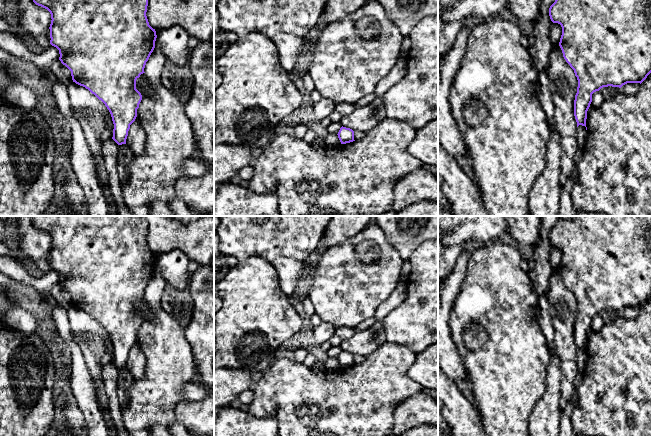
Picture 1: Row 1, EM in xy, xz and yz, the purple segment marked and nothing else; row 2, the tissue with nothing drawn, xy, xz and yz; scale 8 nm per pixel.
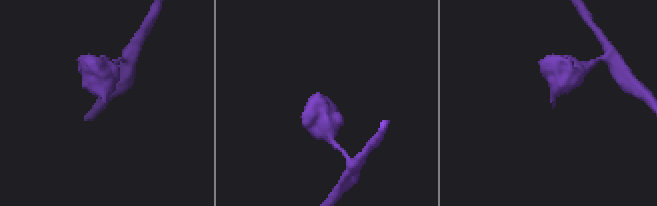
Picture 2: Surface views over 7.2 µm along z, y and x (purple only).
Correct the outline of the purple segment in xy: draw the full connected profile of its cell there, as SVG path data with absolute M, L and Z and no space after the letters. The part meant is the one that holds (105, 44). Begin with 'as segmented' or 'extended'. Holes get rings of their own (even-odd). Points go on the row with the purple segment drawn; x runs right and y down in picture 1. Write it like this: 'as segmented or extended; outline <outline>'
as segmented; outline M33 0L51 14L50 44L59 50L59 60L70 71L73 82L85 87L109 110L114 124L112 139L126 144L130 125L137 117L142 100L136 89L136 80L145 73L144 68L155 48L156 31L148 22L146 12L148 0Z

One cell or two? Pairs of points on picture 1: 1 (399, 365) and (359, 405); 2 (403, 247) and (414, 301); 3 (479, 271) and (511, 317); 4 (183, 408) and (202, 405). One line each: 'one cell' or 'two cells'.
1: one cell
2: two cells
3: one cell
4: one cell

